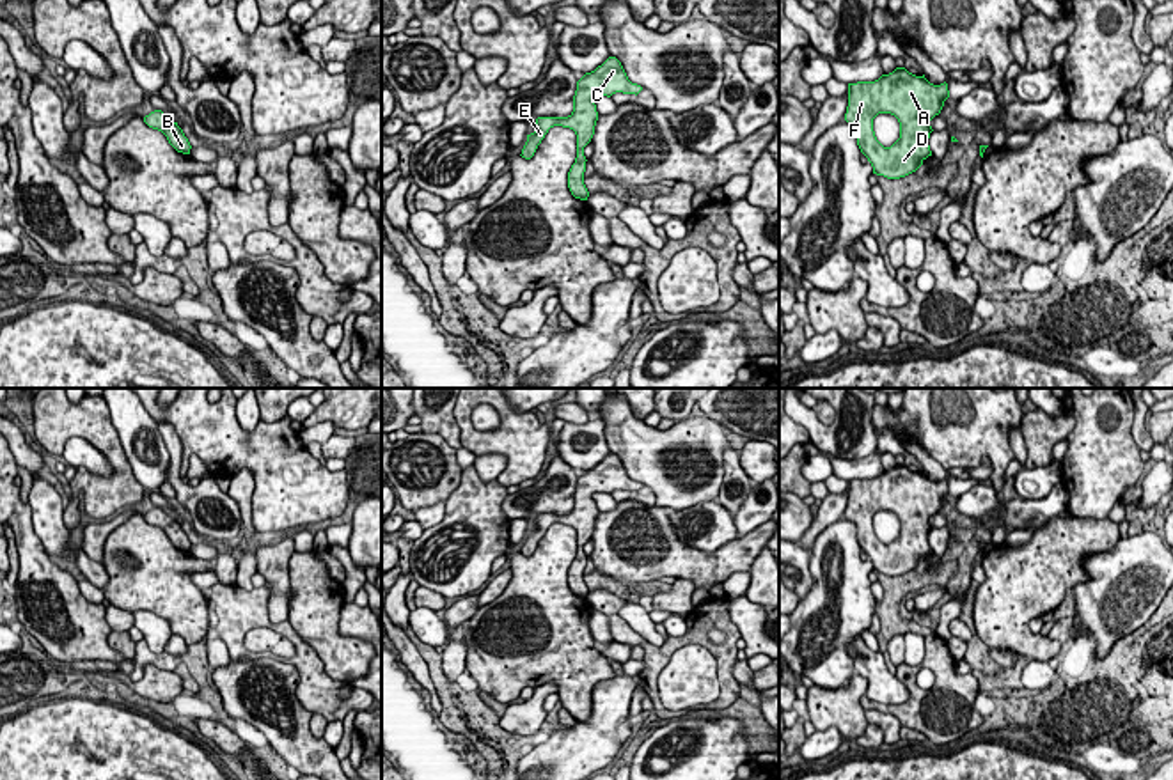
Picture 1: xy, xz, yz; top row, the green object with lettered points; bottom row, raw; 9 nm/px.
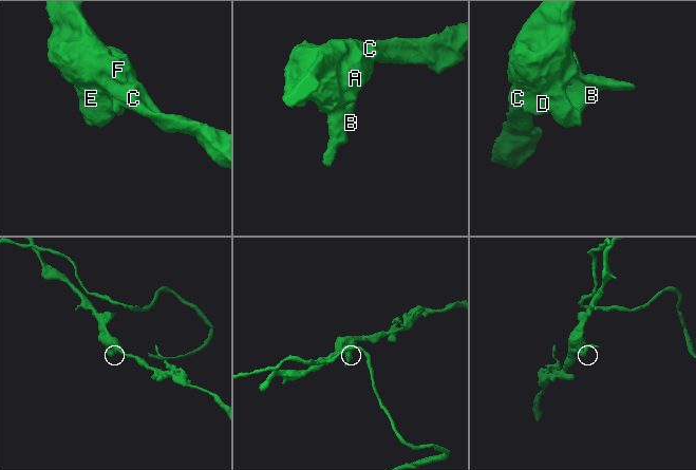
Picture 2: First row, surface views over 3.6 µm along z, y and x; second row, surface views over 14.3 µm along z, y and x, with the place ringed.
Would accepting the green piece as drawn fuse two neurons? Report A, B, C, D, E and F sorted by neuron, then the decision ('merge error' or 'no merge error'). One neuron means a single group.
groups A B C D E F; no merge error

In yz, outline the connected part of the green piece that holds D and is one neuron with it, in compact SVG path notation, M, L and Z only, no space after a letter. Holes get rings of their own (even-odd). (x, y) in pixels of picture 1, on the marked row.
M896 67L875 82L848 83L845 121L857 129L857 145L873 167L873 174L900 179L916 172L932 156L930 121L949 98L948 83L933 85L925 74L916 76ZM891 113L900 122L900 138L884 147L873 131L873 119Z

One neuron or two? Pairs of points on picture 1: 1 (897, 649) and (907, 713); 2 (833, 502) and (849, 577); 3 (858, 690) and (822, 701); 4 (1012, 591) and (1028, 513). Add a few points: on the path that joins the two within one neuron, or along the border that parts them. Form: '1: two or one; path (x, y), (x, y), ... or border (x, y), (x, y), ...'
1: two; border (904, 660), (895, 665)
2: two; border (843, 516), (818, 534), (811, 550)
3: one; path (849, 697), (845, 701), (831, 701)
4: two; border (1058, 514), (1033, 532)

